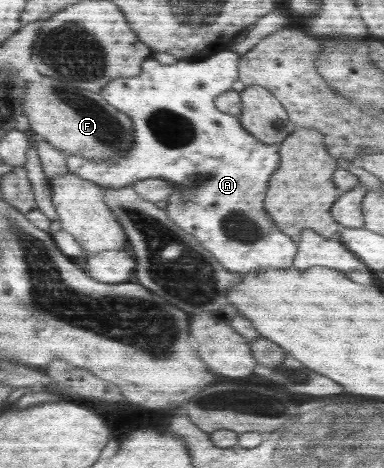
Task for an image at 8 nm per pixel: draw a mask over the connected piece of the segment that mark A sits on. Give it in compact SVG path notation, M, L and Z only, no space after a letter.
M226 49L207 58L179 60L172 65L163 65L155 59L145 60L141 73L109 81L109 85L99 91L109 105L126 113L133 122L132 146L116 160L89 161L81 154L65 154L68 171L103 188L121 189L153 177L166 179L177 190L163 204L171 221L193 235L225 269L255 273L262 270L261 267L291 267L298 243L275 225L264 208L269 178L280 164L278 144L261 143L239 123L236 115L225 113L214 104L216 97L238 80L239 59L237 53Z

